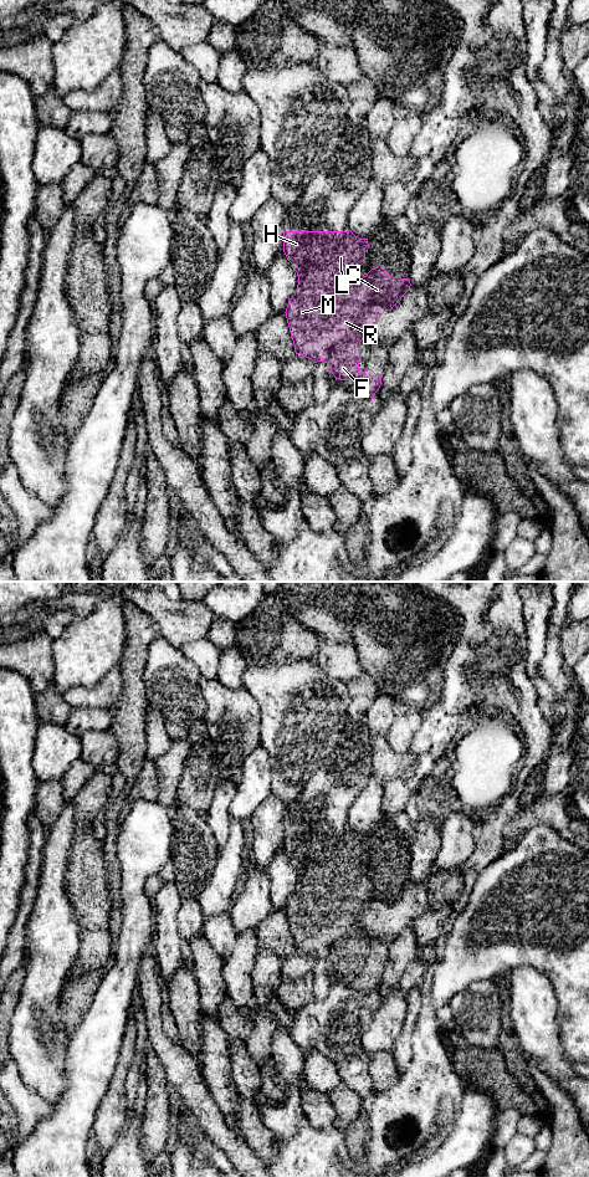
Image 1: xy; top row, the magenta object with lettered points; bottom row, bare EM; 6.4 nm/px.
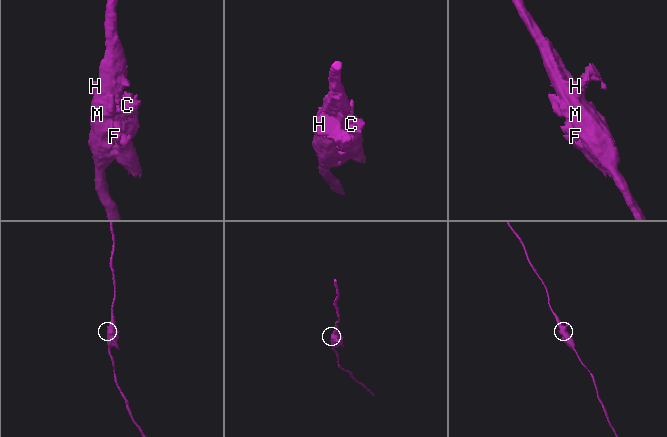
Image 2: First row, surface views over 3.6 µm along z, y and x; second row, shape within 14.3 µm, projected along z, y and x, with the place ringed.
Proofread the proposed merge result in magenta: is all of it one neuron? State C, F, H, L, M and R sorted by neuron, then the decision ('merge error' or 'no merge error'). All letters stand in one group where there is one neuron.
C F H L M R | no merge error

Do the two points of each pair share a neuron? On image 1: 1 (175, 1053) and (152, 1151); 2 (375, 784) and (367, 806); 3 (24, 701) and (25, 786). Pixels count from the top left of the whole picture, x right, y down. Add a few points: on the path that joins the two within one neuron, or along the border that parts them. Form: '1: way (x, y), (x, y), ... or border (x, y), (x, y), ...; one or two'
1: border (157, 1057), (172, 1091); two
2: way (374, 789), (369, 801); one
3: way (20, 722), (20, 764); one

